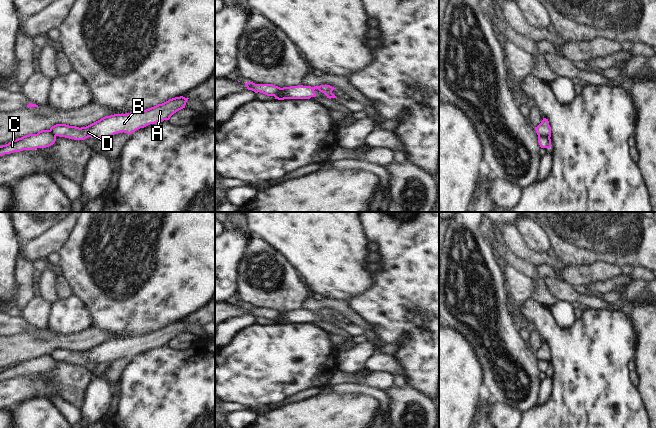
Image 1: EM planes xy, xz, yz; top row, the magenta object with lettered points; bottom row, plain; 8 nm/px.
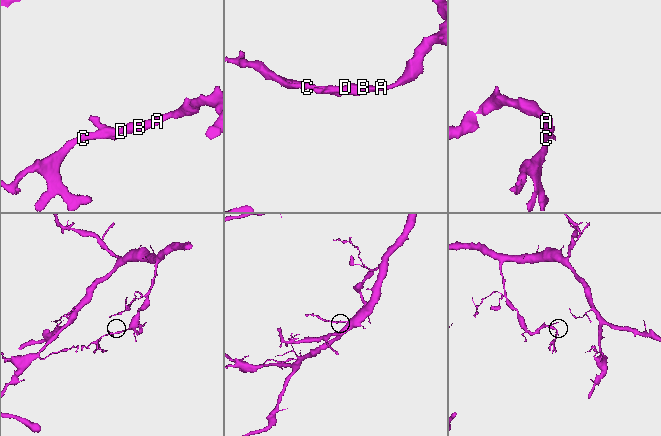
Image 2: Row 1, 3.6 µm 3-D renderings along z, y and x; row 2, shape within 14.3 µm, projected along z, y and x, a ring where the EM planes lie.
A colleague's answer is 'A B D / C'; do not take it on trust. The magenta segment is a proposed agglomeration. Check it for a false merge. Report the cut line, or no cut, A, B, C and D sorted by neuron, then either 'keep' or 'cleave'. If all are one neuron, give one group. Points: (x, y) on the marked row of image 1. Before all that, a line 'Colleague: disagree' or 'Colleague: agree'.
Colleague: agree
xz (274, 96), (287, 97) | A B D / C | cleave

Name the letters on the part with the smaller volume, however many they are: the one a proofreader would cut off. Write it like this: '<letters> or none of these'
C

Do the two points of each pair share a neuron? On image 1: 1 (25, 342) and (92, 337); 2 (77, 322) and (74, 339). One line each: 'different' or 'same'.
1: same
2: different

